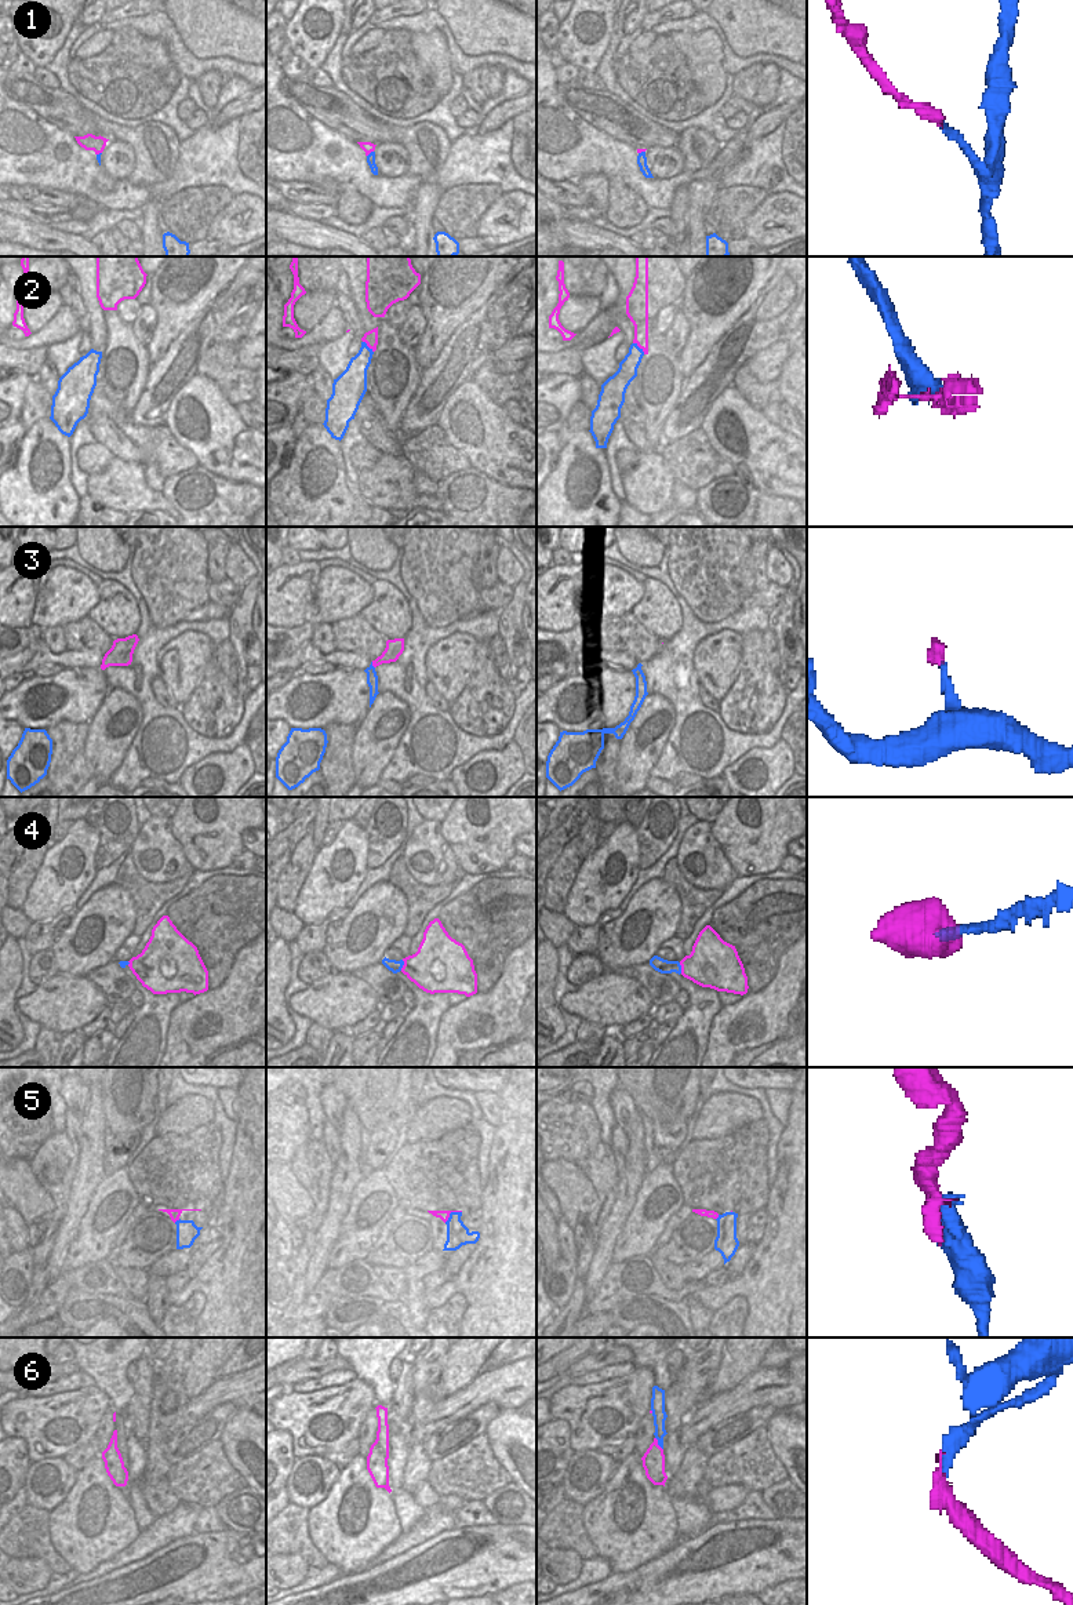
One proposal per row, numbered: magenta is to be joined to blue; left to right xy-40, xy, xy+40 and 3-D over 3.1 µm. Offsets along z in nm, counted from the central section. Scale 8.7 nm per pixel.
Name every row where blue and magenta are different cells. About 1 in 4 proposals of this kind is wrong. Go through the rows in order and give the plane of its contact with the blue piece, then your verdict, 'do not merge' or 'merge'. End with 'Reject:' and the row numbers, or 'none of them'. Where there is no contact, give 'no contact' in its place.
1: xy | merge
2: xy+40 | do not merge
3: xy | merge
4: xy | merge
5: xy | merge
6: xy+40 | do not merge
Reject: 2, 6

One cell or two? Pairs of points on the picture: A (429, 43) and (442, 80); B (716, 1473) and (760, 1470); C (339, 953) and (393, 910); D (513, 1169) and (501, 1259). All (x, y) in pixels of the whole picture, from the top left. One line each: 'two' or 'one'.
A: one
B: one
C: one
D: one

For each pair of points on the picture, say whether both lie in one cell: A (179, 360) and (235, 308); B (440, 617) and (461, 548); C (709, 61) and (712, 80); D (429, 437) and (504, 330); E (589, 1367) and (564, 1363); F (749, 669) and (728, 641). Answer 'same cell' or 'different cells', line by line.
A: same cell
B: same cell
C: same cell
D: different cells
E: different cells
F: different cells

